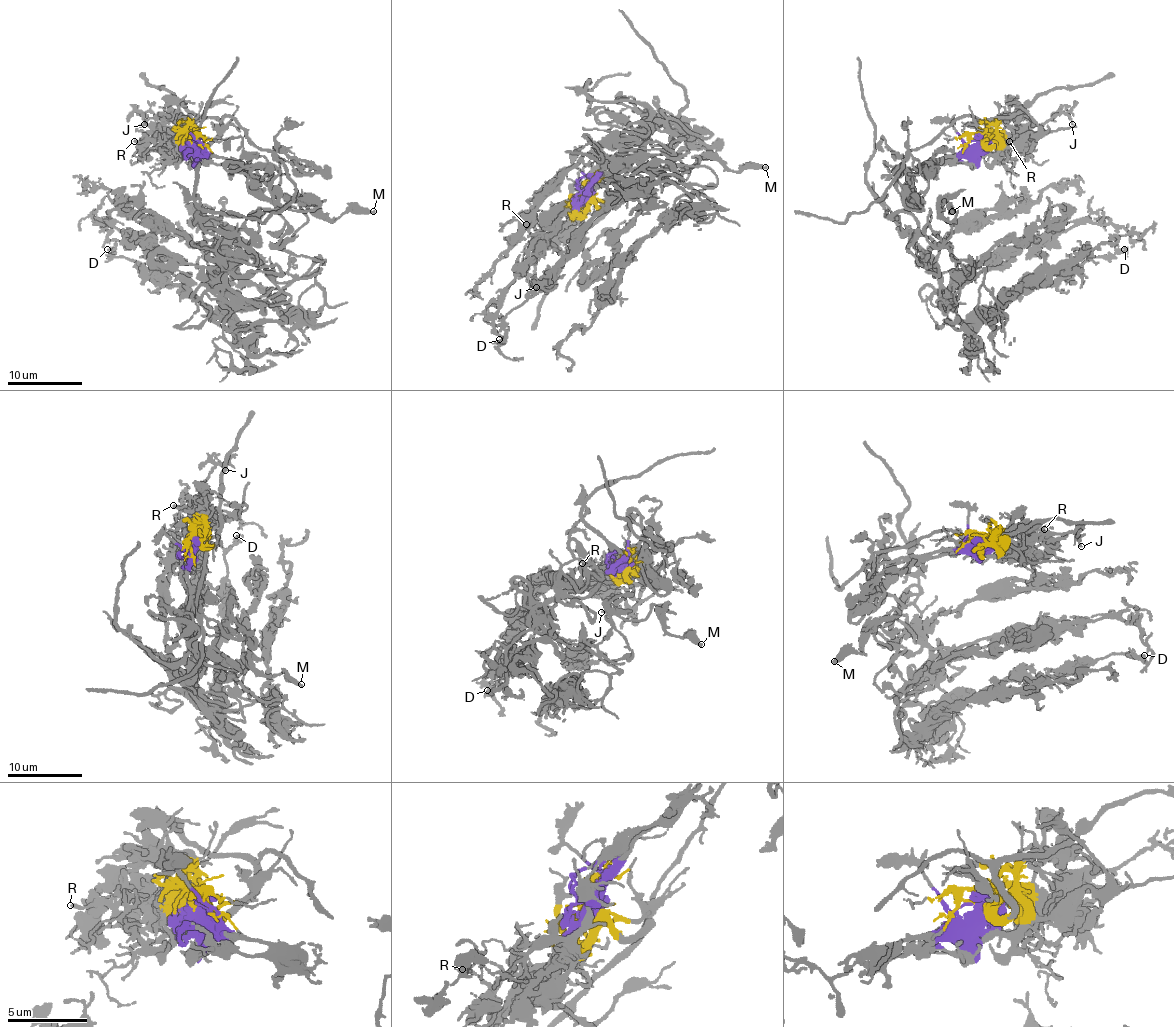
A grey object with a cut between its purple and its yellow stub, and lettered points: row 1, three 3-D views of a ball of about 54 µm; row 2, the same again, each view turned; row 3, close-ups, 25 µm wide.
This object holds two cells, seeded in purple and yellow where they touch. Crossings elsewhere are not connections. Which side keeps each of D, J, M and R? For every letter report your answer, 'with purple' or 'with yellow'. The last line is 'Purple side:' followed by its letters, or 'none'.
D: with purple
J: with yellow
M: with purple
R: with yellow
Purple side: D, M

